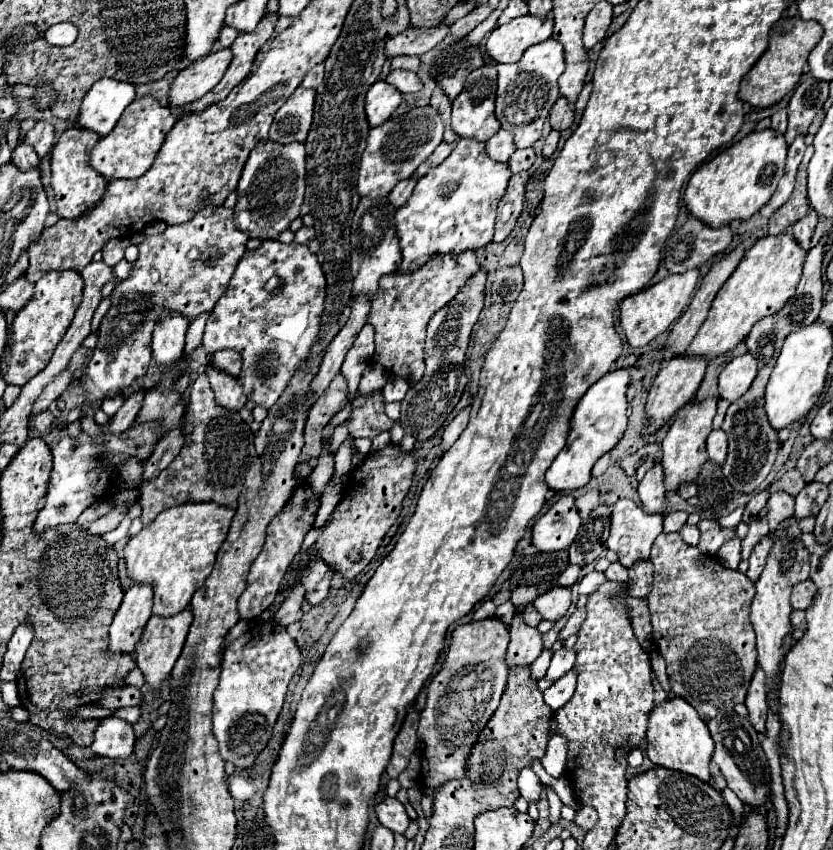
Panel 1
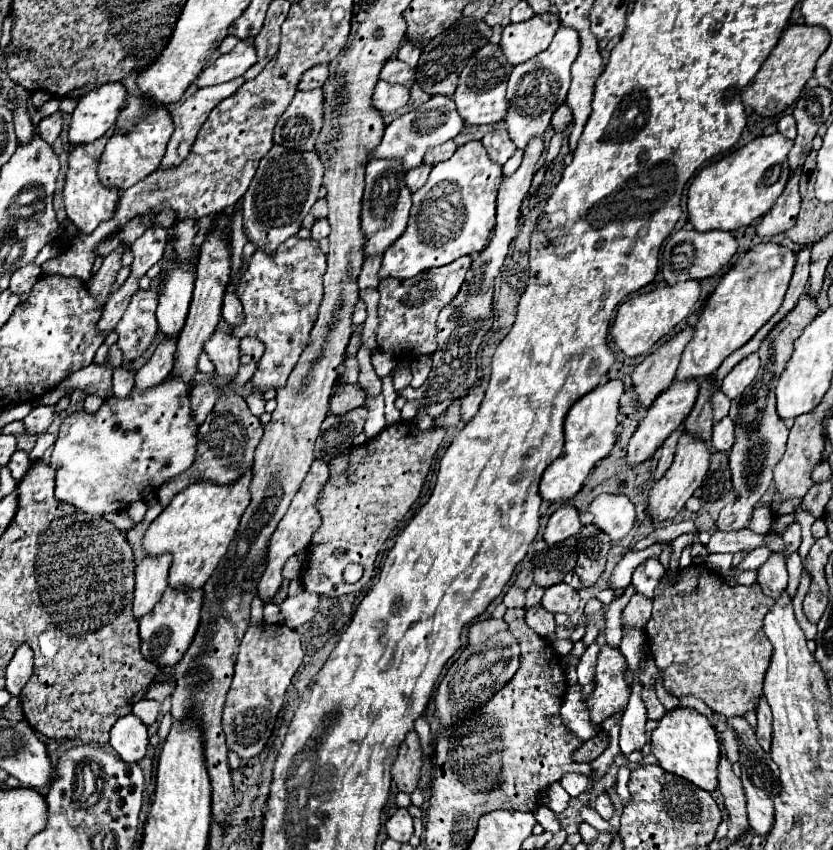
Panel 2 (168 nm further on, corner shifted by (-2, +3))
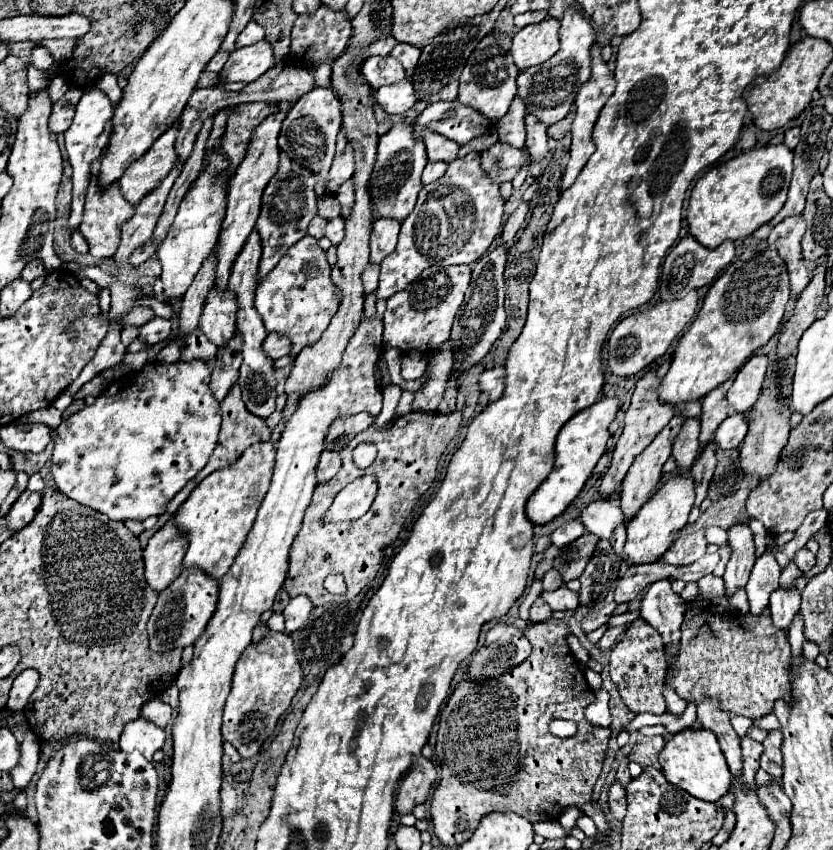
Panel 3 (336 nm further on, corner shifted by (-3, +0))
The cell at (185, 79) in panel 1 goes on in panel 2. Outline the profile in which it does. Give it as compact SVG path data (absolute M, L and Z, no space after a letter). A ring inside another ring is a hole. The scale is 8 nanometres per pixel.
M240 42L232 52L222 54L220 58L214 60L214 64L206 66L194 80L194 84L198 88L204 88L228 82L232 78L242 76L254 62L256 62L256 48L252 44Z

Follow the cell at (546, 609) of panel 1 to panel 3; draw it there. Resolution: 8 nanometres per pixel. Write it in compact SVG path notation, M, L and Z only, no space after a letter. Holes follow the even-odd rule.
M561 587L557 591L543 591L541 593L543 601L553 609L553 611L573 611L579 607L579 597L567 587Z

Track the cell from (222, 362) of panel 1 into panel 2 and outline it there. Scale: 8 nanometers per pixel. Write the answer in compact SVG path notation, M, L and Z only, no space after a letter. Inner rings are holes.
M242 338L240 340L240 362L242 364L258 362L262 352L264 352L264 348L258 340L254 340L254 338Z

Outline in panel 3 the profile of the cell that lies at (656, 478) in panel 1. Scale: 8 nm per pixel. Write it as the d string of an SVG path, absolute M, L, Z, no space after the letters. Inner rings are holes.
M687 419L673 443L673 457L677 461L677 465L681 469L689 469L691 463L697 457L697 449L699 449L699 427L701 427L701 419Z

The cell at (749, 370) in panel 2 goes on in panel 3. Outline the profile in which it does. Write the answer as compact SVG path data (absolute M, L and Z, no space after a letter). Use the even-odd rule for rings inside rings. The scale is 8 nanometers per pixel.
M755 355L751 357L737 373L731 389L727 391L727 399L729 405L737 411L737 413L745 413L749 411L759 393L761 393L761 385L763 385L763 377L767 371L767 357L765 355Z

